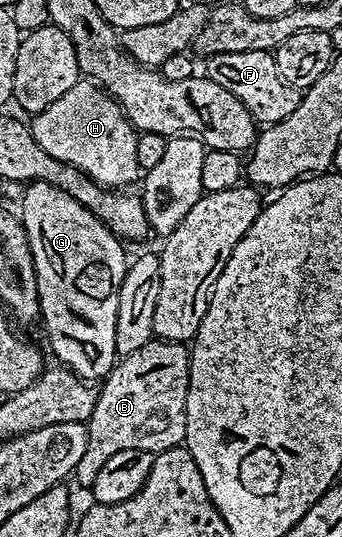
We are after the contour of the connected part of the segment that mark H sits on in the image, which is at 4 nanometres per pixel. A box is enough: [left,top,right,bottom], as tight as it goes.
[29,81,141,189]

